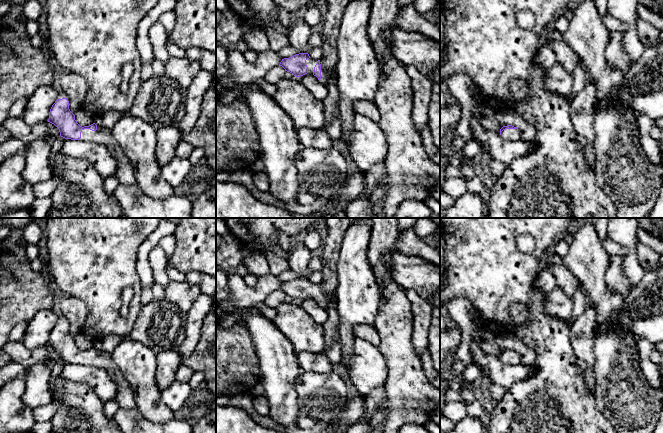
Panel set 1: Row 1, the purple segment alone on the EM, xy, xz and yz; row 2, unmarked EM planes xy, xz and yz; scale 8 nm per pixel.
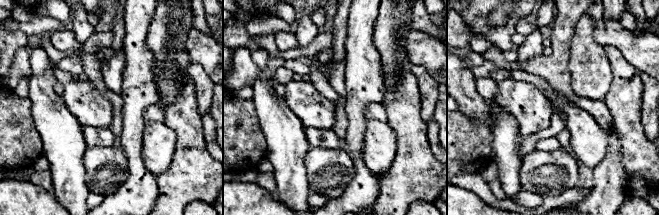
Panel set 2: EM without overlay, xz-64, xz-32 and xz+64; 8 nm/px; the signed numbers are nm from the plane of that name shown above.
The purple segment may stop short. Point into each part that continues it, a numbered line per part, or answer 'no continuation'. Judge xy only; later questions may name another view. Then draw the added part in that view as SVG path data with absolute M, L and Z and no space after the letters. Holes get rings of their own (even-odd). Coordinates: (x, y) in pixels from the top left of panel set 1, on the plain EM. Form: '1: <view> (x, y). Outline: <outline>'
1: xy (61, 318). Outline: M57 310L57 315L58 315L58 321L57 323L62 323L62 322L66 322L69 325L68 320L64 317L64 315Z
2: xy (125, 398). Outline: M97 349L96 355L84 353L81 356L80 365L93 366L105 370L116 382L117 394L115 399L119 407L136 408L134 393L131 386L113 361L112 354L99 349Z

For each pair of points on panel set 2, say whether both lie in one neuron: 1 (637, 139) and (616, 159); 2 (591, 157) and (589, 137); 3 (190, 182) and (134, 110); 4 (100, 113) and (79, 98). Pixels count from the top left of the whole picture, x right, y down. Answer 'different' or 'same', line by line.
1: different
2: same
3: different
4: same

